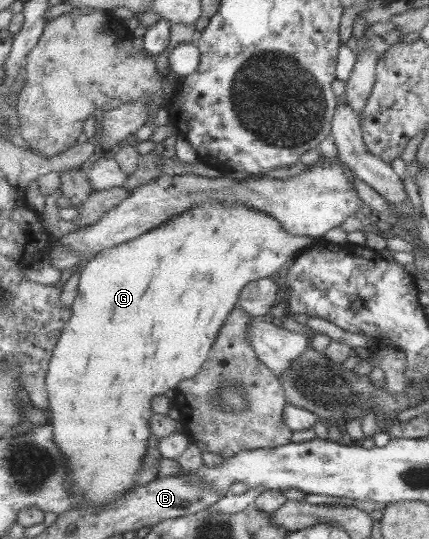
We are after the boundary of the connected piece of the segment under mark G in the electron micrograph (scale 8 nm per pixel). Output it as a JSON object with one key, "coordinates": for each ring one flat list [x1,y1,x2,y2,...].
{"coordinates":[[209,200,193,205,191,209,174,216,165,224,146,232,141,237,100,252,87,262,86,267,81,271,79,294,72,306,72,318,62,331,60,343,57,344,53,353,46,376,54,440,68,462,68,486,70,486,71,492,84,498,82,505,77,509,94,510,94,508,108,506,110,502,124,498,124,494,136,485,135,480,139,476,139,470,143,468,143,458,147,456,147,446,149,446,149,438,152,434,150,418,153,413,154,397,161,394,172,395,184,380,198,376,204,370,205,361,209,358,214,348,213,345,216,344,220,330,224,327,229,315,236,309,241,291,247,284,265,277,280,278,291,262,289,260,291,254,299,253,313,242,312,237,289,234,279,219,264,212,249,209,243,205,243,202,221,201,221,203,217,203,217,201]]}

